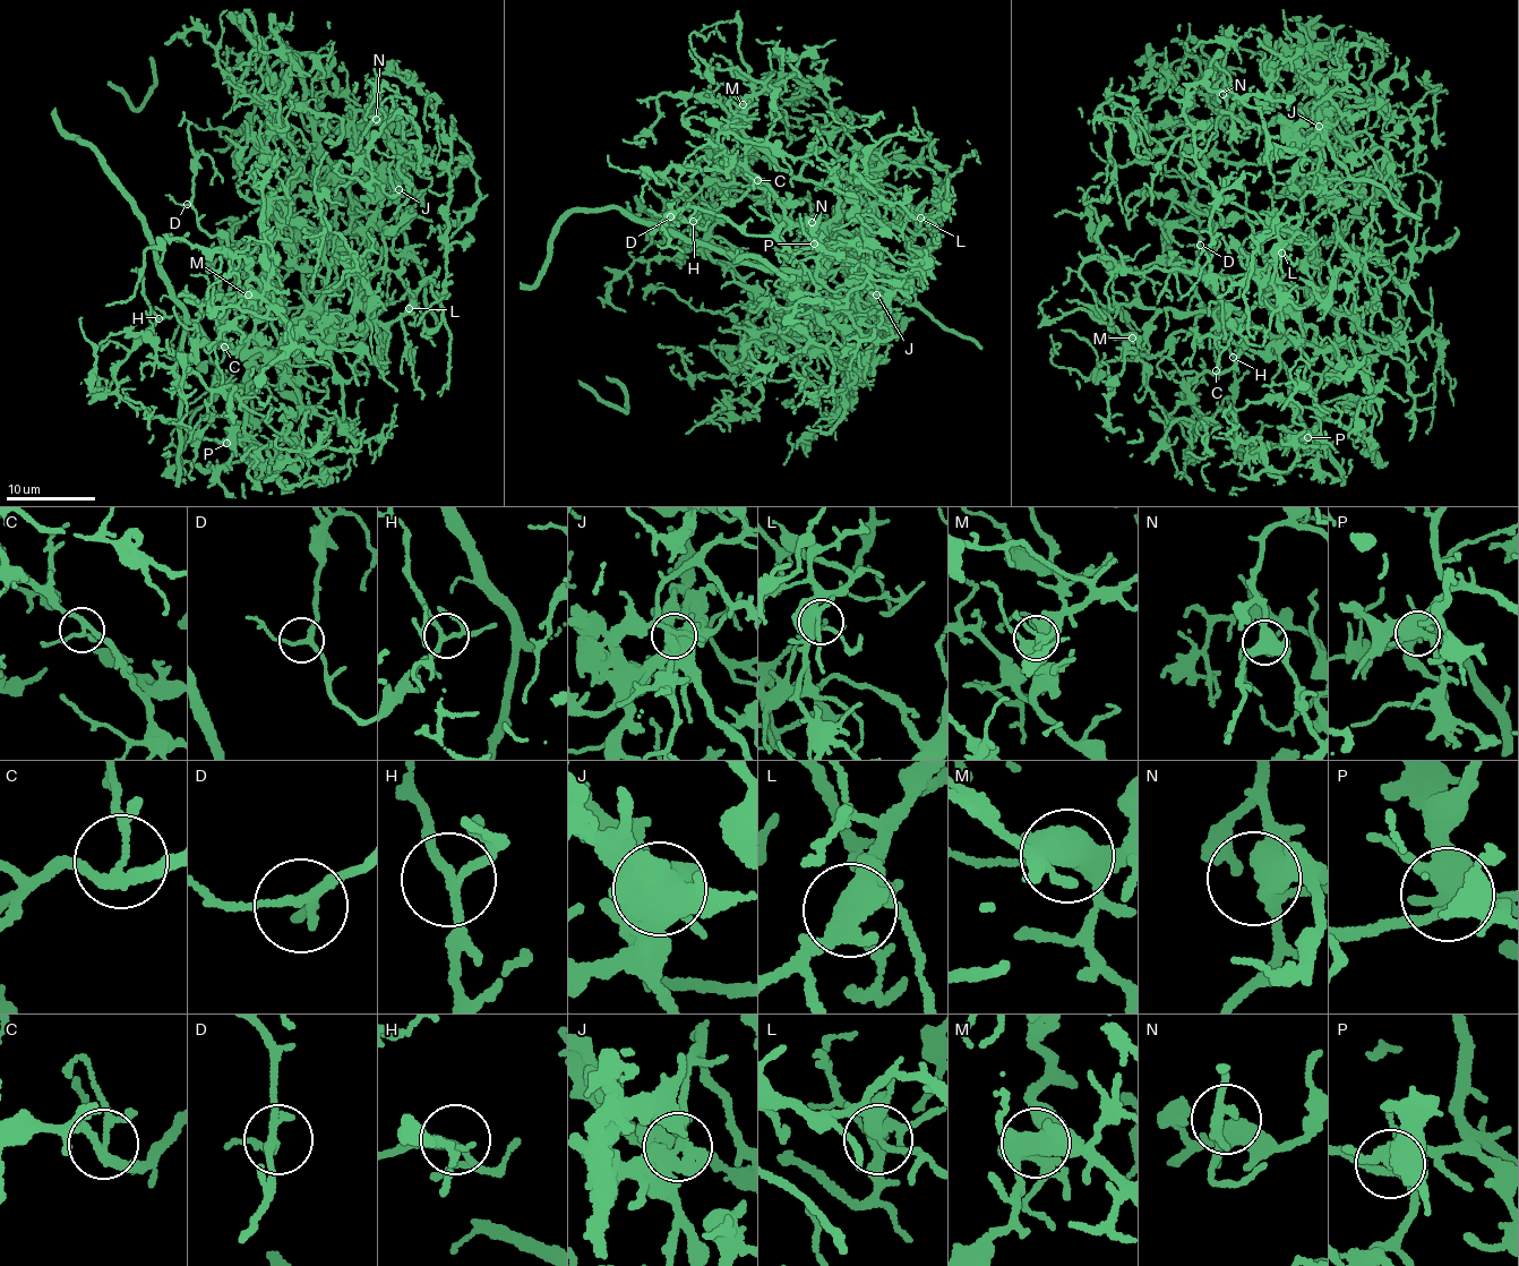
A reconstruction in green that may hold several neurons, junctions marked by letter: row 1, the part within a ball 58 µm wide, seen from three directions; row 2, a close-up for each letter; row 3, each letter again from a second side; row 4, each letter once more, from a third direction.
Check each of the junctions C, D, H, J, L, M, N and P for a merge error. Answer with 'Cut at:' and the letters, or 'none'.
Cut at: J

